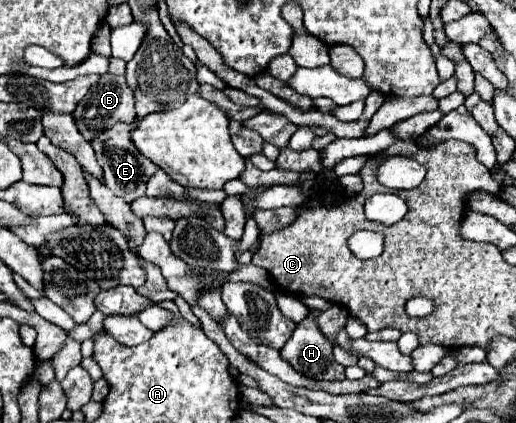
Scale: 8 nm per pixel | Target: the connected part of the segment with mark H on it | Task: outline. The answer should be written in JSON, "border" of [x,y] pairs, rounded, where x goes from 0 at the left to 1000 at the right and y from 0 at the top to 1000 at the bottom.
{"border":[[[599,730],[599,745],[572,773],[564,801],[545,825],[545,844],[591,891],[665,901],[669,877],[645,849],[645,811],[622,787],[610,759],[618,740],[614,730]]]}

